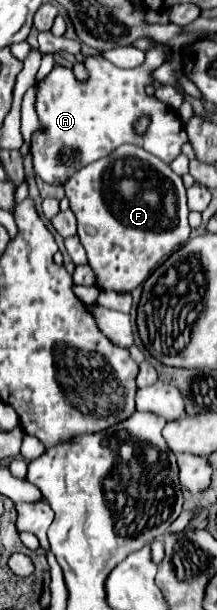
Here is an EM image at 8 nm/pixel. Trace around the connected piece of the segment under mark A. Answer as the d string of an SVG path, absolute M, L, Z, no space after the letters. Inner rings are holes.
M156 44L146 52L144 64L132 70L118 68L104 56L90 56L86 58L86 82L80 82L72 68L56 64L52 72L36 84L34 108L42 128L32 134L30 142L34 172L48 184L64 184L72 172L108 156L122 144L142 146L170 164L182 152L182 144L188 142L184 124L172 108L144 92L146 84L154 82L152 72L166 62L168 54L168 44ZM144 116L150 118L150 126L144 134L138 134L134 124Z

